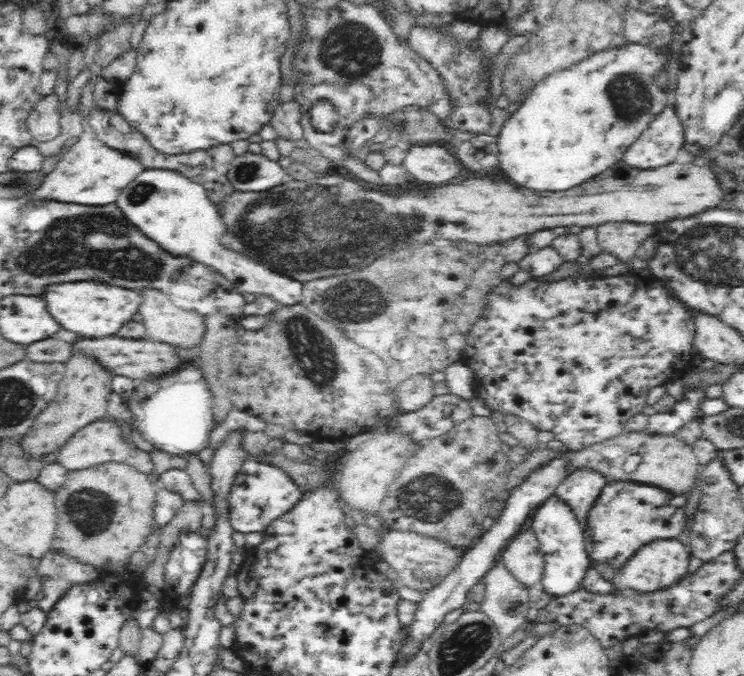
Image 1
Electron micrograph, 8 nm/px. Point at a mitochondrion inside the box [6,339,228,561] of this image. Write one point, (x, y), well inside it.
(90, 510)

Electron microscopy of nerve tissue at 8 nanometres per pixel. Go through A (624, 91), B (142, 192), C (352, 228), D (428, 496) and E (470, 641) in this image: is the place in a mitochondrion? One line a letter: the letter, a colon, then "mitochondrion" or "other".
A: mitochondrion
B: mitochondrion
C: mitochondrion
D: mitochondrion
E: mitochondrion

